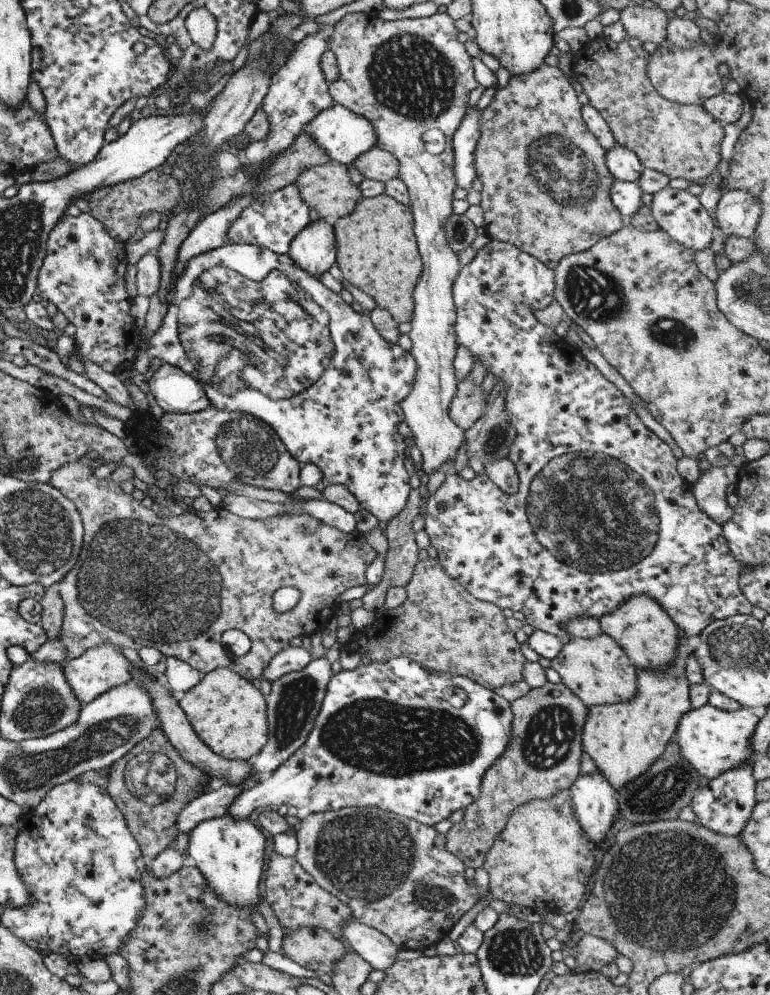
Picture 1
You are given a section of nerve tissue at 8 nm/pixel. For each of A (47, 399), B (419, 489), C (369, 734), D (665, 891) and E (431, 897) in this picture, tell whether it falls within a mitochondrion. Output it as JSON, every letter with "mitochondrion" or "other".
{"A":"other","B":"other","C":"mitochondrion","D":"mitochondrion","E":"mitochondrion"}

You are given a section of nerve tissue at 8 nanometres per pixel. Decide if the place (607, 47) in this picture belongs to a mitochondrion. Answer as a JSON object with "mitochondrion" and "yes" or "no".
{"mitochondrion":"no"}

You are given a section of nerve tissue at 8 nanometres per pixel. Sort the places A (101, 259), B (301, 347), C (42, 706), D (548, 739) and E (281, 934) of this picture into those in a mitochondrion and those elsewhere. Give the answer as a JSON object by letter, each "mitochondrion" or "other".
{"A":"other","B":"mitochondrion","C":"mitochondrion","D":"mitochondrion","E":"other"}

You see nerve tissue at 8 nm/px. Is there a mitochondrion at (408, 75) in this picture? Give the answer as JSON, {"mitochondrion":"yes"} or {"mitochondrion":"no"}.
{"mitochondrion":"yes"}

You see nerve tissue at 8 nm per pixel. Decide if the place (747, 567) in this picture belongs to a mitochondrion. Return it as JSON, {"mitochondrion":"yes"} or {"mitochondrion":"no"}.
{"mitochondrion":"no"}

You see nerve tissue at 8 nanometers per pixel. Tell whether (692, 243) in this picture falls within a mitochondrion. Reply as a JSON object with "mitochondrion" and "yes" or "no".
{"mitochondrion":"no"}

